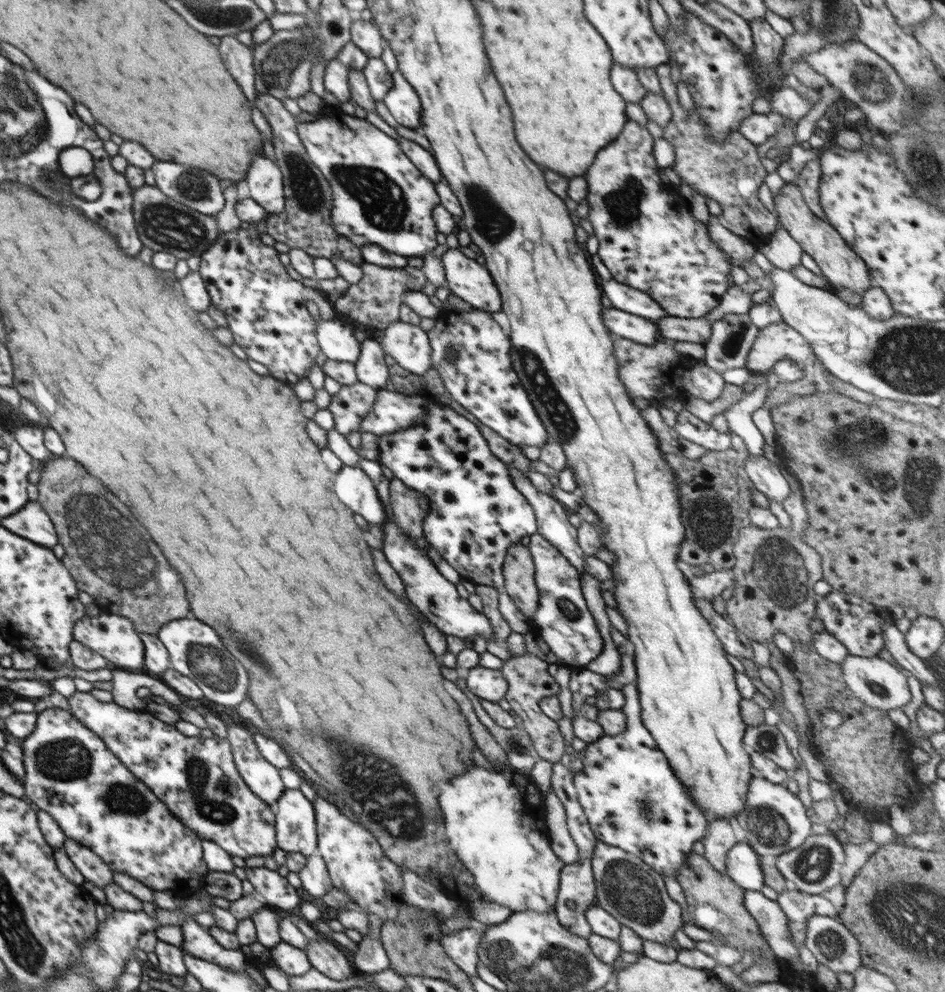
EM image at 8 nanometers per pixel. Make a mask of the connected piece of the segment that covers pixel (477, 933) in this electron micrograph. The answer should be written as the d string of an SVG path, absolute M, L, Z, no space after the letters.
M470 918L469 928L455 932L451 925L446 923L441 927L441 944L445 953L468 976L479 976L477 965L479 964L478 947L484 937L486 929L492 925L484 924L479 920Z

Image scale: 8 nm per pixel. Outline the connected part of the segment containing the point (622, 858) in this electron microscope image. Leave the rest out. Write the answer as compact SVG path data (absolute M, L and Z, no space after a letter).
M597 841L591 860L597 889L596 904L643 940L673 946L674 932L683 928L682 909L666 892L663 876L641 858L617 846Z

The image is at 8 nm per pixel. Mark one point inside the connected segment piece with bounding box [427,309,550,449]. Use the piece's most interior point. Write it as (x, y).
(482, 379)

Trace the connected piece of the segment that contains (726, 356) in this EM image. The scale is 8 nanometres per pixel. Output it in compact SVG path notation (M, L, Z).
M726 314L712 324L712 335L704 344L702 361L722 376L730 368L745 368L758 330L749 314Z

